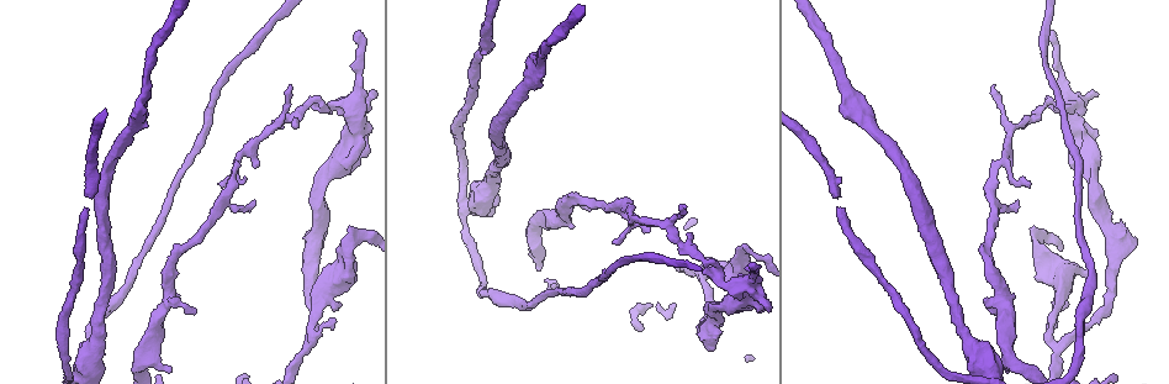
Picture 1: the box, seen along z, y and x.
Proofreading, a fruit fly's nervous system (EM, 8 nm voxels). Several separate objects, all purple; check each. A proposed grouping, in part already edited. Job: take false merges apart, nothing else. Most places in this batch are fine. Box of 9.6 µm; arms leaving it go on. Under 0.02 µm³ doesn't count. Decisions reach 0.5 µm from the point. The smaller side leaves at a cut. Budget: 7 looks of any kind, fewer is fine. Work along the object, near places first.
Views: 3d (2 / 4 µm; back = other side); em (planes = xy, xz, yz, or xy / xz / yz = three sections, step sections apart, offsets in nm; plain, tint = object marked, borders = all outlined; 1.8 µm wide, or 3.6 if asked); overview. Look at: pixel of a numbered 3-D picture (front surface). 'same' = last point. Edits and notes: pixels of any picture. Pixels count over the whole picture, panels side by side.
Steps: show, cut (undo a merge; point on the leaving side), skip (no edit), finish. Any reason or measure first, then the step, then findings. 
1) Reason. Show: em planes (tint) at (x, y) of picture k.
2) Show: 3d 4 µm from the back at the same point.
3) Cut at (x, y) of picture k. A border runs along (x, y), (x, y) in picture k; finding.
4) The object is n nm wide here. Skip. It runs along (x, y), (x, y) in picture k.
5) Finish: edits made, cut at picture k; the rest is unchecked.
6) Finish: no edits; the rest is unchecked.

Three-way junction. Show: 3d 4 µm at (1055, 345) of picture 1.

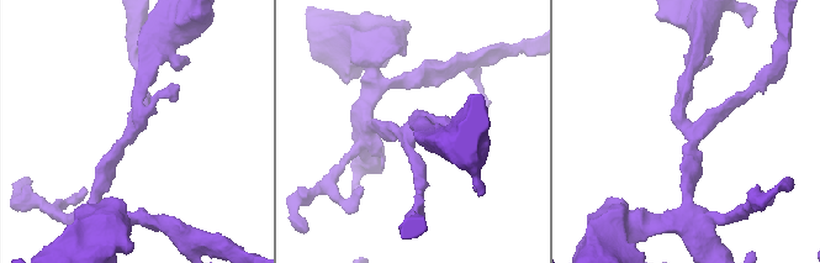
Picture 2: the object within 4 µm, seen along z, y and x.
3 arms meet here; the arms are 180, 200, 200 nm wide. Show: em planes (plain) at (136, 128) of picture 2.

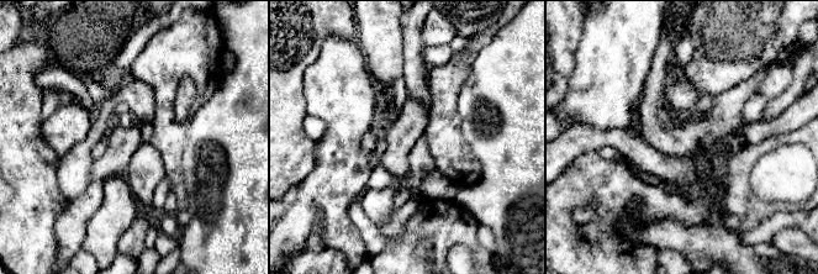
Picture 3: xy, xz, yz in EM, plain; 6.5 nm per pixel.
With the object marked. Show: em planes (tint) at the same point.

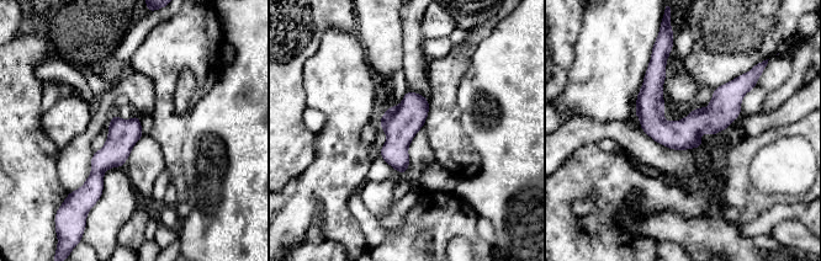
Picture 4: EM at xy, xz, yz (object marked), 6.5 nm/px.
The object is 190 nm wide here. Skip. It runs along (657, 62), (666, 127), (736, 112) in picture 4; all the same neuron.

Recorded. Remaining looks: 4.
Calibre changes. Show: 3d 4 µm at (487, 186) of picture 1.

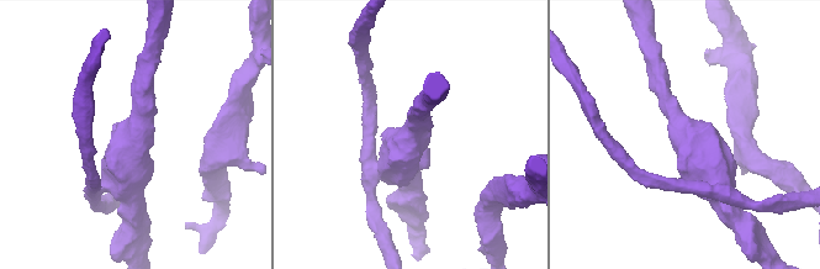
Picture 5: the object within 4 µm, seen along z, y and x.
The arms are 260, 380 nm wide; shape alone is not enough. Show: em 3.6 µm planes (tint) at (411, 139) of picture 5.

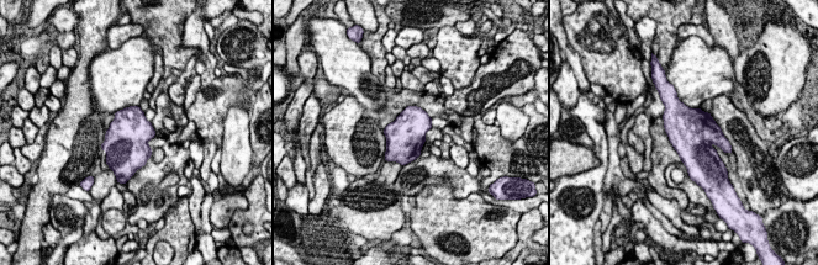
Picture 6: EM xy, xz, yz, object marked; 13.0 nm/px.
Skip. Continuous, no second neuron.

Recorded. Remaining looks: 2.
Branch point. Show: em yz step 8 (tint) at (744, 282) of picture 1.

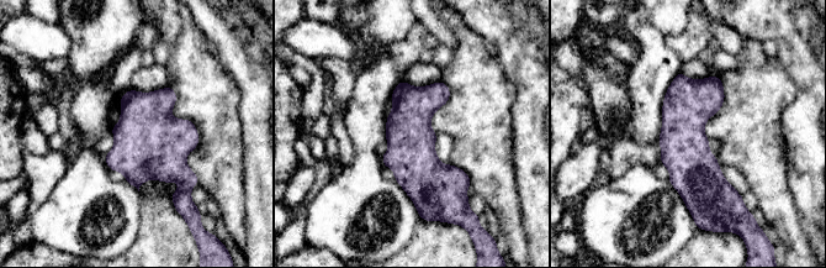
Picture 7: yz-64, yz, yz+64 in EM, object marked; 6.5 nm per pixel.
Another direction. Show: em planes (tint) at the same point.

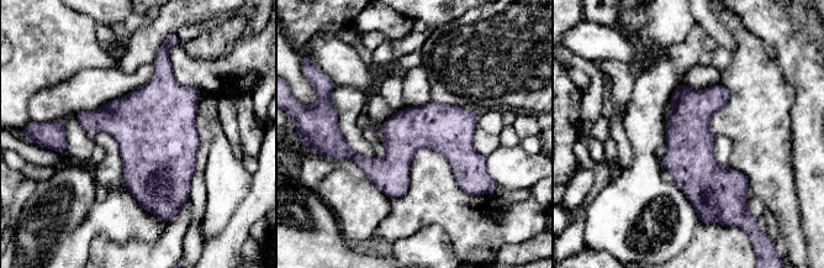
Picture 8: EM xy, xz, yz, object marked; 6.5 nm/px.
The object is 300 nm wide here. Skip. Continuous, no second neuron.

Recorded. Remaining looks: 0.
Finish: no edits; the rest is unchecked.

